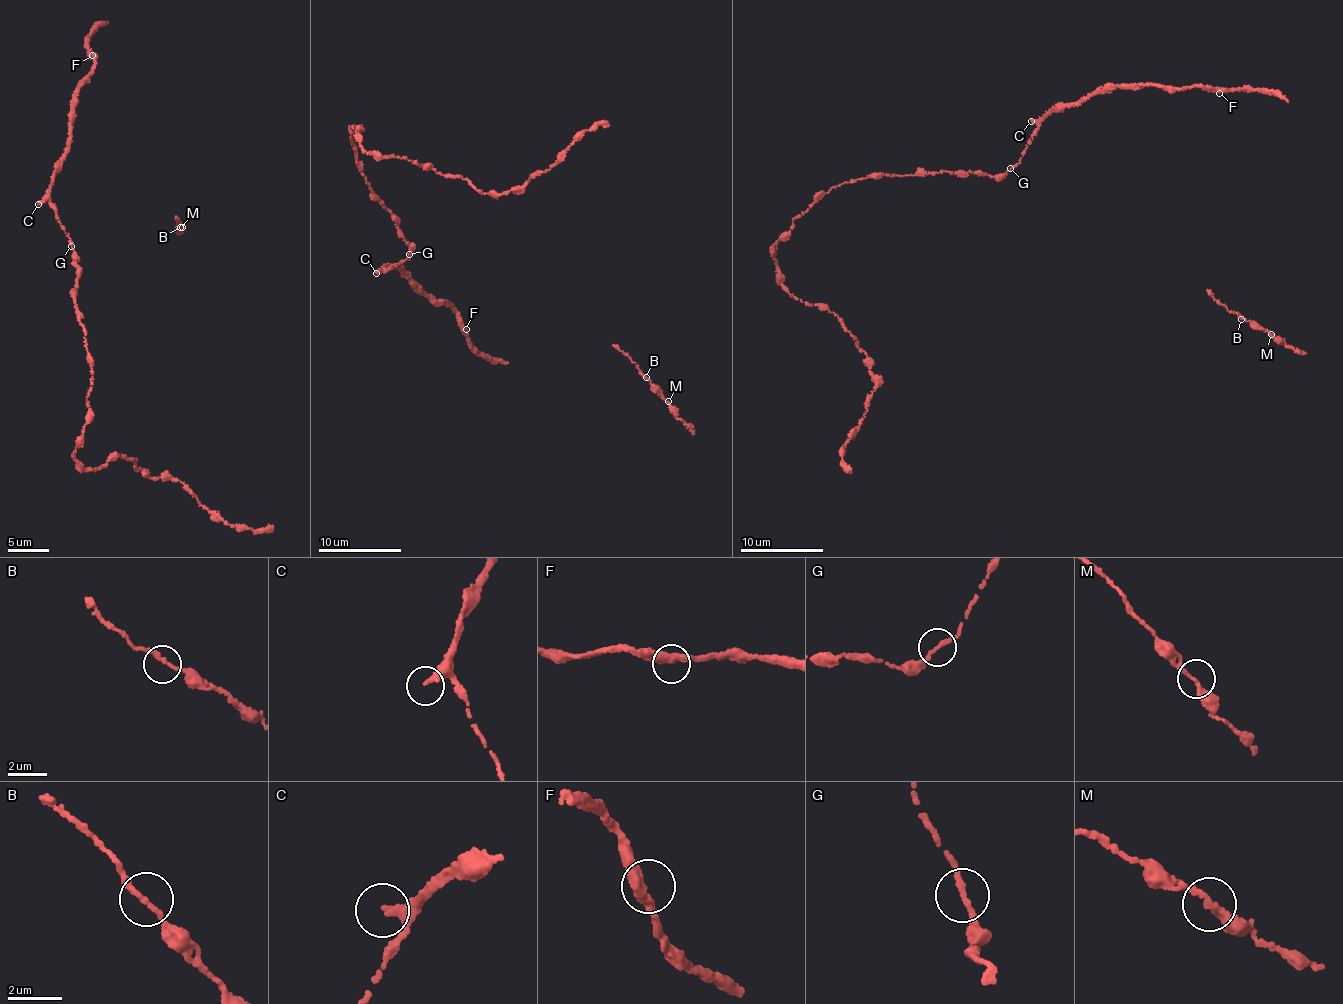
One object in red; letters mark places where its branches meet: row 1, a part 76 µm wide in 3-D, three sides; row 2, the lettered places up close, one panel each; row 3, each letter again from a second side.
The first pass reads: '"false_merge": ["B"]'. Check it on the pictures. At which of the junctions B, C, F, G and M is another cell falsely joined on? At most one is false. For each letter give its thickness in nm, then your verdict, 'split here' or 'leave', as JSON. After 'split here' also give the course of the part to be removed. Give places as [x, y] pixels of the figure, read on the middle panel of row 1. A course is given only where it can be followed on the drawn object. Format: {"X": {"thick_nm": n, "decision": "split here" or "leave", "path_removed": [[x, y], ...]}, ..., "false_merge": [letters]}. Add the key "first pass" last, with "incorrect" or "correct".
{"B": {"thick_nm": 240, "decision": "leave"}, "C": {"thick_nm": 280, "decision": "leave"}, "F": {"thick_nm": 400, "decision": "leave"}, "G": {"thick_nm": 240, "decision": "leave"}, "M": {"thick_nm": 280, "decision": "leave"}, "false_merge": [], "first pass": "incorrect"}

